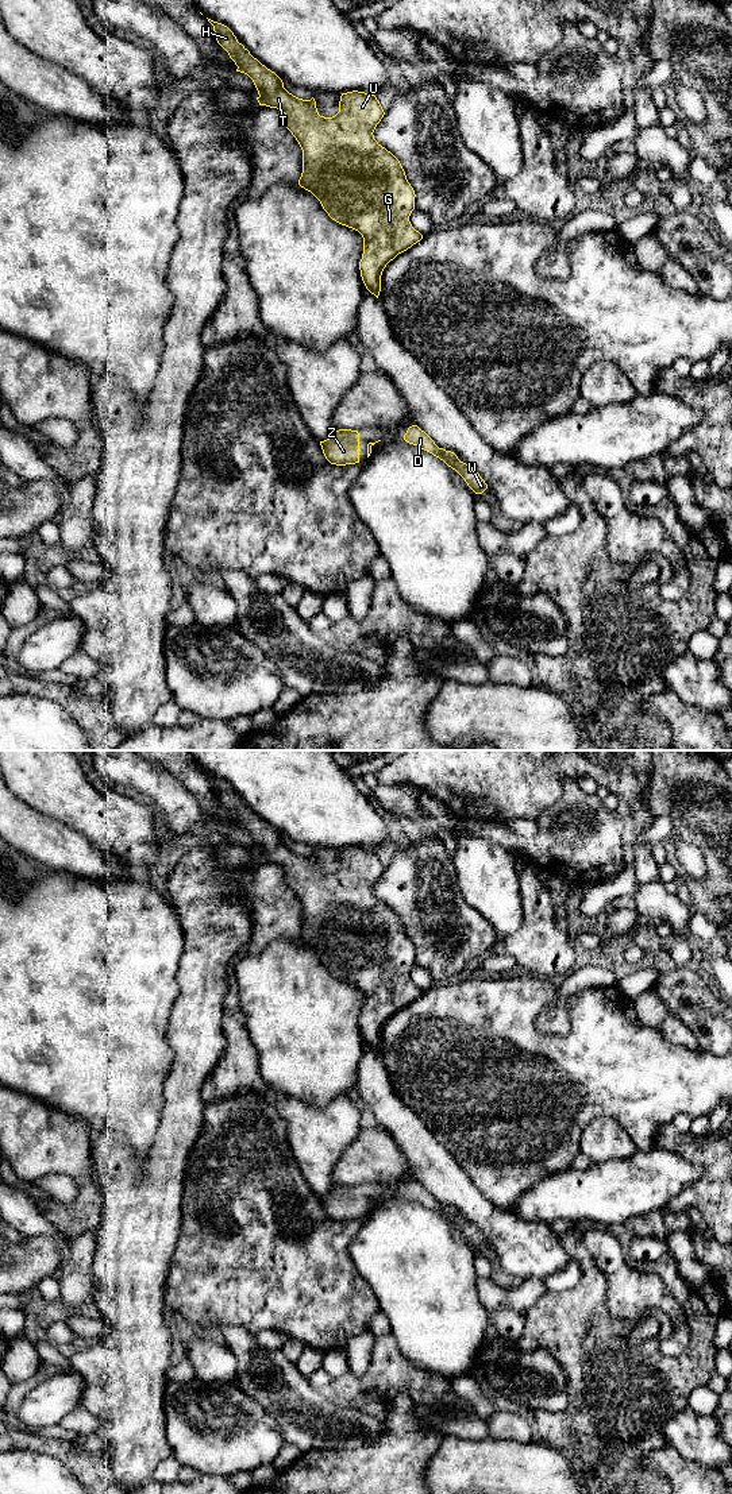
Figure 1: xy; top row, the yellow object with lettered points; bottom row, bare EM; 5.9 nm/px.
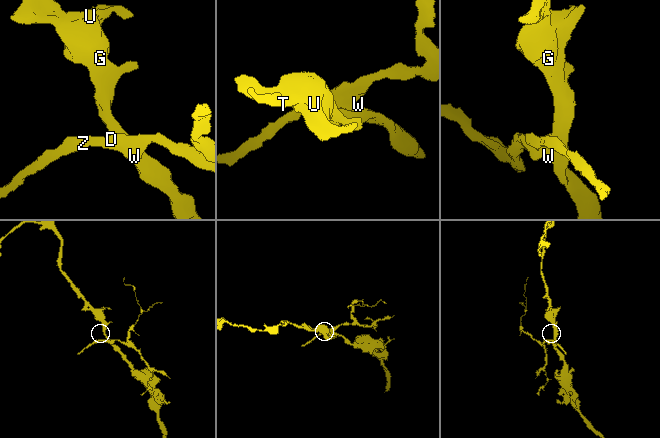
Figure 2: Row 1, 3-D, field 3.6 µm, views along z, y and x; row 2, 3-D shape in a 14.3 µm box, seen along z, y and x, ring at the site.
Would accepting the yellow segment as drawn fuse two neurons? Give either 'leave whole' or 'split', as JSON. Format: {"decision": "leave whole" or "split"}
{"decision": "leave whole"}

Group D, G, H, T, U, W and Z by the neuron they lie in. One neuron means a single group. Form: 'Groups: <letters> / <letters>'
Groups: D G H T U W Z

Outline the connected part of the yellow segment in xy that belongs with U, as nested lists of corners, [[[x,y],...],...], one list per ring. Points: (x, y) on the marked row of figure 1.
[[[208,19],[213,26],[217,43],[247,74],[257,90],[259,105],[281,109],[286,128],[303,150],[303,173],[298,185],[311,192],[323,209],[336,223],[358,231],[363,238],[363,254],[359,262],[362,281],[377,298],[381,292],[381,275],[386,265],[423,239],[409,216],[415,209],[415,190],[407,179],[400,161],[374,139],[374,130],[385,112],[374,94],[365,92],[342,93],[339,112],[332,117],[320,116],[316,101],[303,100],[284,88],[282,80],[238,42],[224,24]]]

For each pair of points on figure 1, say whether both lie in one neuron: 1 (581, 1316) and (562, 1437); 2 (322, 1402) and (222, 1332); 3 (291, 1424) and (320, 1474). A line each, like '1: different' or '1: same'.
1: same
2: same
3: different

